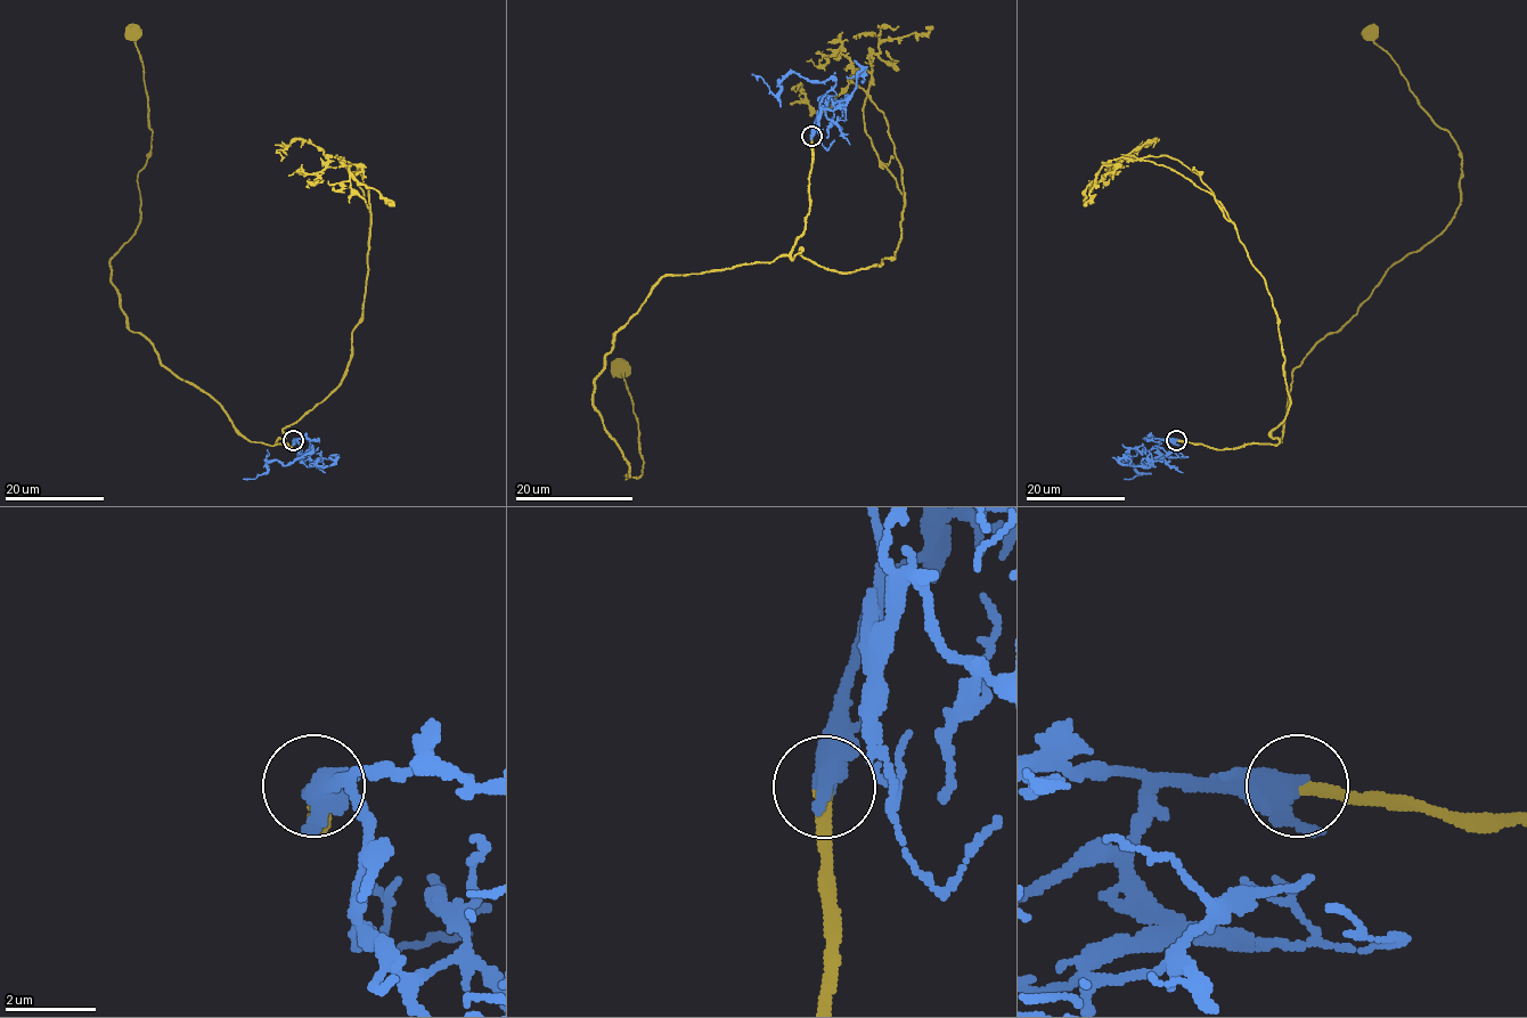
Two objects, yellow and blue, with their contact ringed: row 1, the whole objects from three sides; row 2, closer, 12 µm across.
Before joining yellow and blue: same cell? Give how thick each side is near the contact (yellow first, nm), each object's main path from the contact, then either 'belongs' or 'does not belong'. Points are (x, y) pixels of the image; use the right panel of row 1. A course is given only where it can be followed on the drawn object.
240 nm thick on the yellow side, 480 nm on the other; yellow runs (1176, 439), (1218, 449), (1281, 442), (1291, 372), (1453, 217), (1456, 140), (1371, 30); blue runs (1176, 439), (1161, 439), (1144, 453), (1129, 449), (1131, 461), (1123, 461), (1140, 474), (1124, 478); belongs

